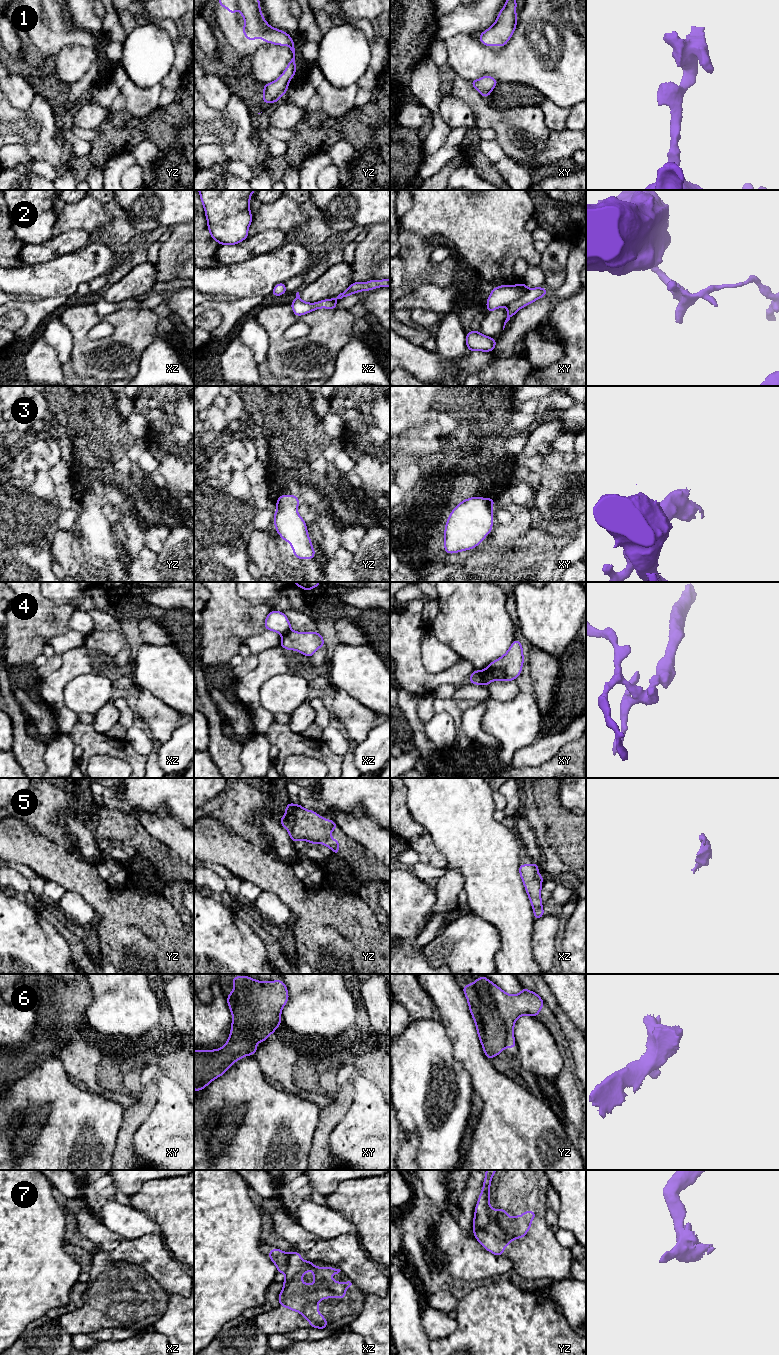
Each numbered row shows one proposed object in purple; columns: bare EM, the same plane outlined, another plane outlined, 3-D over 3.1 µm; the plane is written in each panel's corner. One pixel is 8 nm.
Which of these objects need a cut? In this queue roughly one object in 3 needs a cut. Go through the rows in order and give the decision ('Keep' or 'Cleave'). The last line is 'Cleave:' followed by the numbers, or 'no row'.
1: Keep
2: Cleave
3: Keep
4: Cleave
5: Keep
6: Cleave
7: Cleave
Cleave: 2, 4, 6, 7

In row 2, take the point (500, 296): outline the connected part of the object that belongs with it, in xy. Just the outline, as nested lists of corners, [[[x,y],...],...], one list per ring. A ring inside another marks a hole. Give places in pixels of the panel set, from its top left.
[[[522,282],[517,285],[502,285],[492,289],[487,302],[487,313],[507,306],[509,303],[523,297],[528,287]]]

